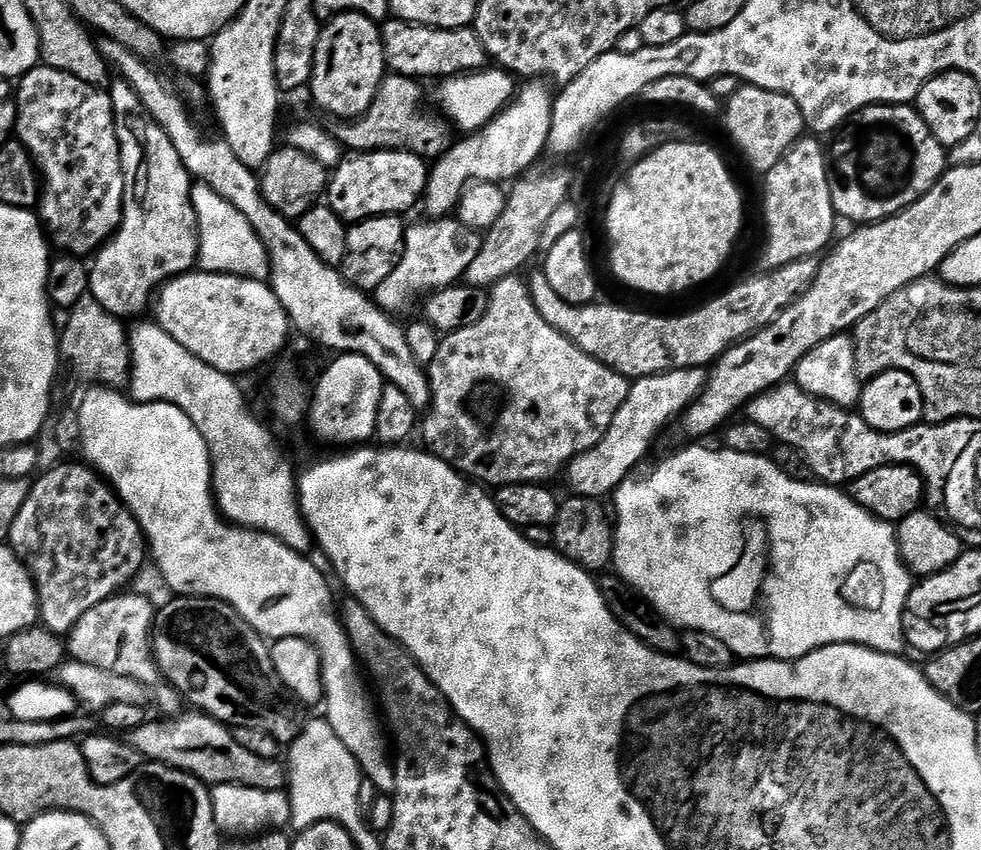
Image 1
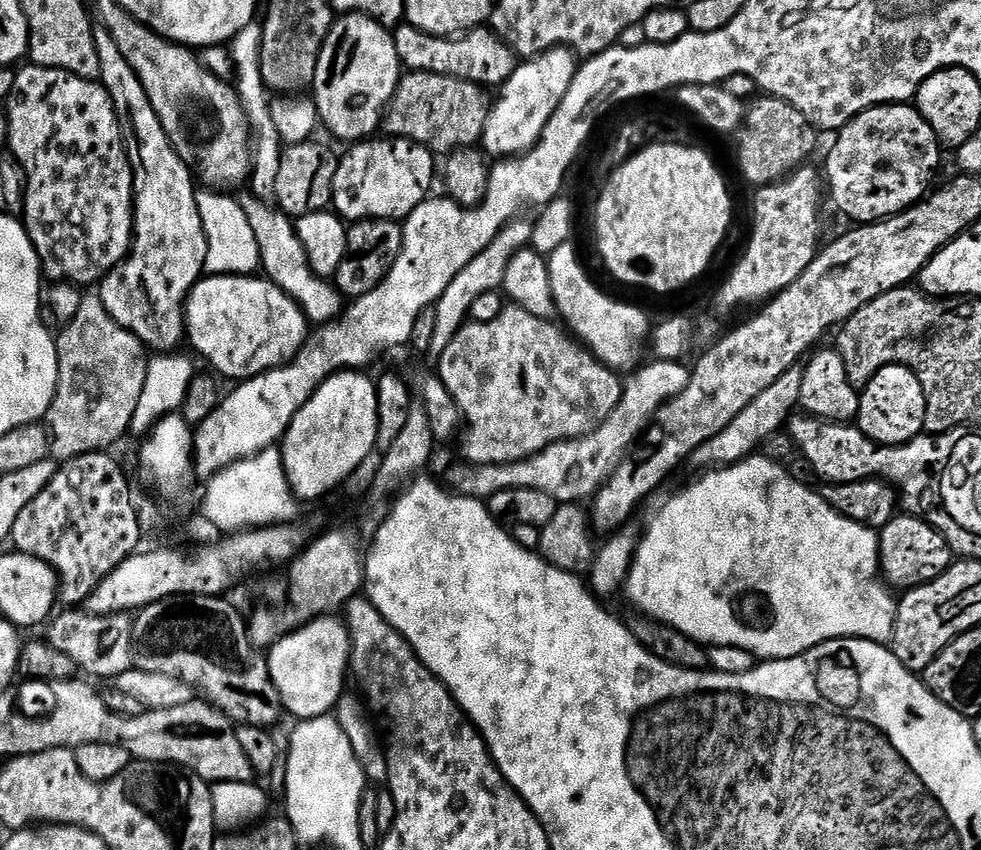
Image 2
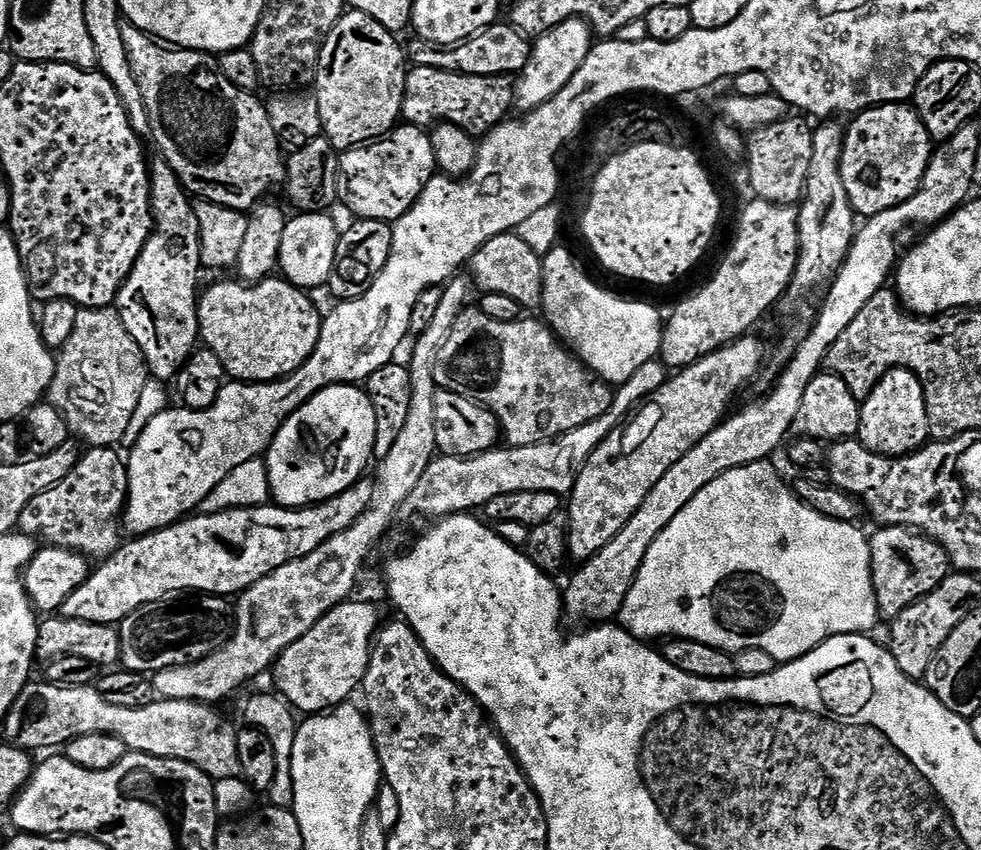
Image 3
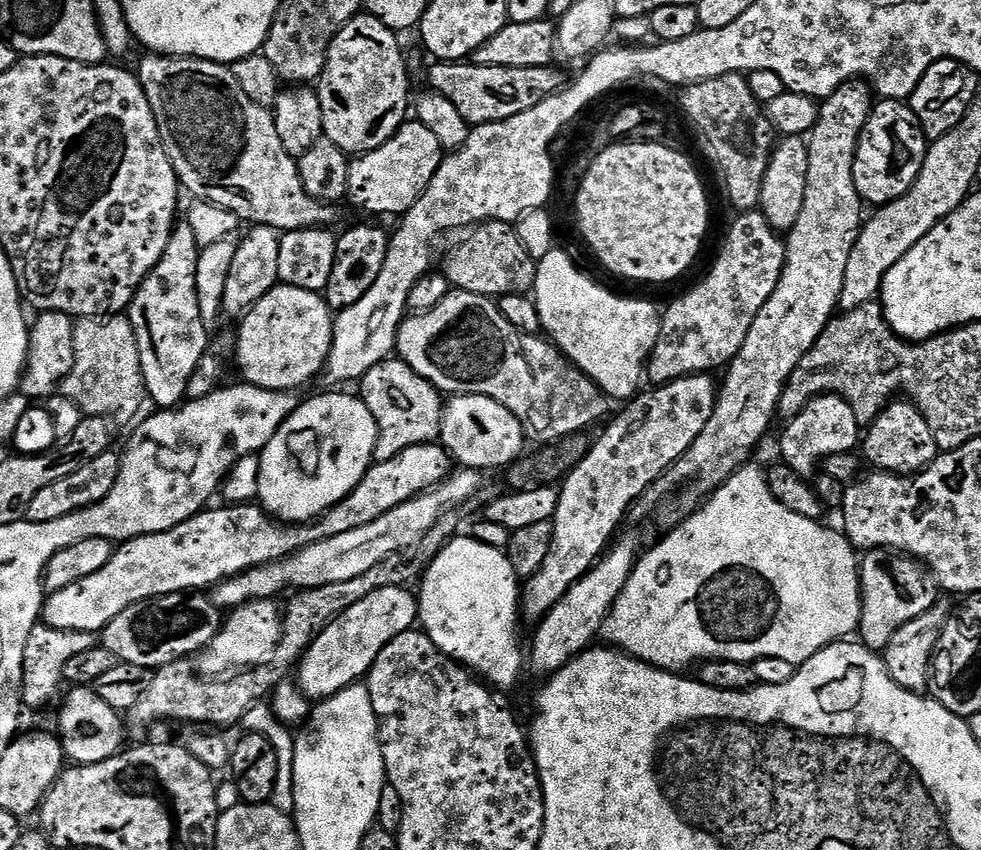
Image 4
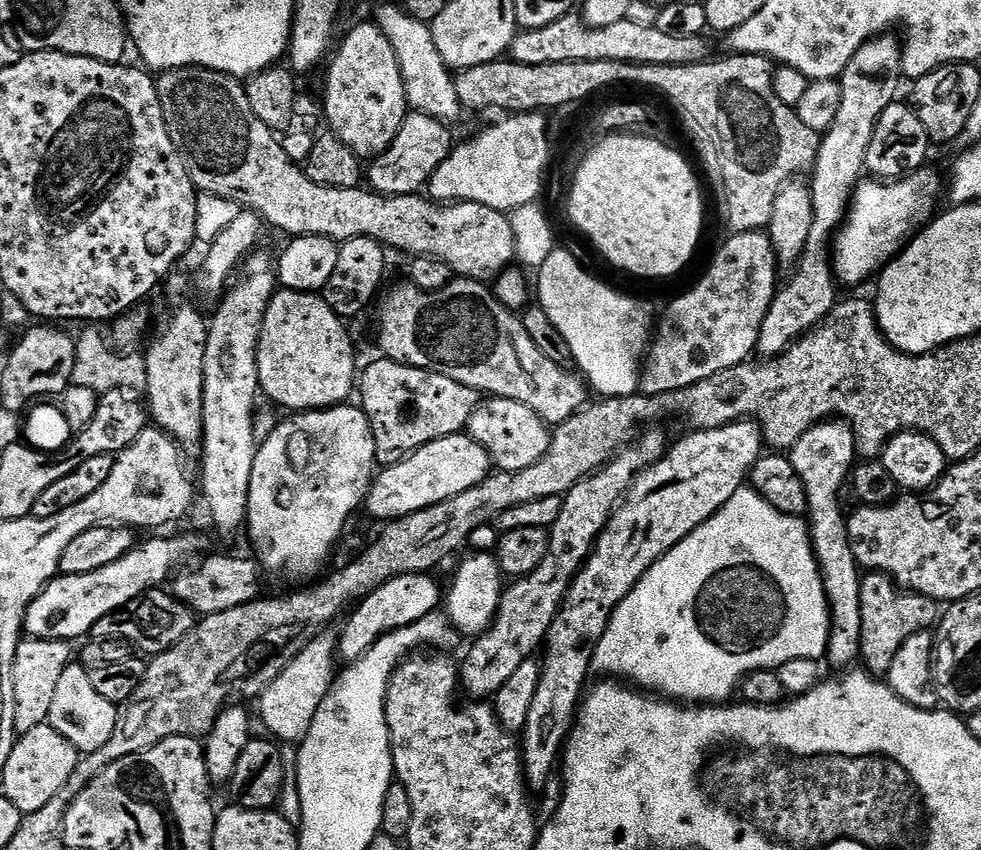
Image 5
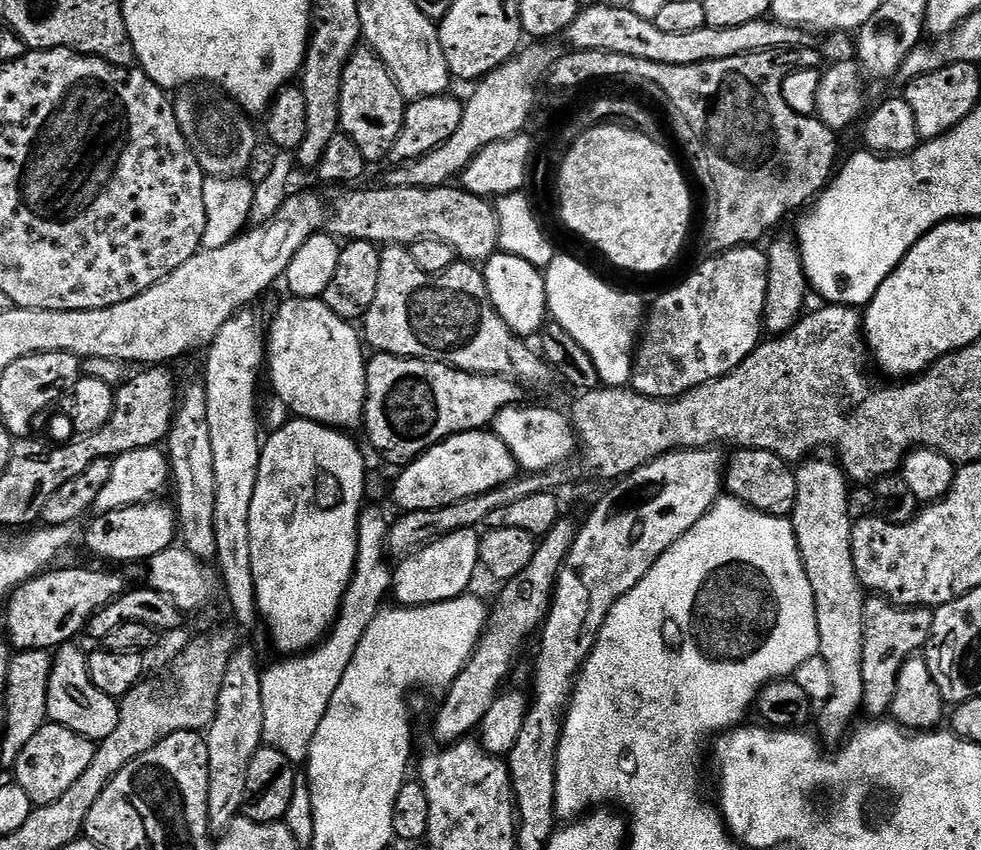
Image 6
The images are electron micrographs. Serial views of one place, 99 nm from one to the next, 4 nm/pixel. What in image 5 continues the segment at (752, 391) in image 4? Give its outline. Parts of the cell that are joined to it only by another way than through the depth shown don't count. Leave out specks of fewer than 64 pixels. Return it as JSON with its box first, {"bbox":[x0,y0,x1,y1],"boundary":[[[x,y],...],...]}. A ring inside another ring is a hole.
{"bbox":[518,34,904,793],"boundary":[[[881,34],[866,41],[854,54],[854,58],[850,58],[844,73],[838,77],[842,102],[838,102],[834,122],[820,137],[818,158],[810,173],[814,222],[810,226],[810,236],[806,238],[804,256],[789,275],[793,276],[789,278],[788,285],[785,288],[783,285],[777,291],[762,322],[762,330],[756,343],[761,357],[780,355],[804,333],[823,323],[832,307],[838,303],[838,281],[829,256],[830,245],[838,226],[843,224],[848,214],[852,194],[865,175],[864,159],[868,153],[870,138],[874,138],[874,126],[882,110],[886,110],[886,106],[897,99],[896,91],[900,88],[900,80],[902,81],[900,63],[904,50],[901,37],[892,35],[896,34]],[[735,420],[733,424],[718,426],[714,430],[692,430],[687,434],[689,436],[682,437],[677,444],[675,441],[662,459],[638,473],[635,482],[624,493],[624,499],[616,505],[612,517],[596,539],[596,544],[580,567],[580,572],[572,580],[572,585],[568,587],[568,593],[560,604],[560,612],[550,626],[538,678],[538,690],[534,690],[534,703],[530,706],[530,715],[526,717],[526,726],[518,744],[524,758],[524,778],[533,793],[542,791],[547,786],[552,771],[555,768],[557,771],[558,761],[572,731],[578,705],[589,683],[592,655],[596,653],[612,611],[632,593],[636,584],[643,581],[650,566],[660,561],[671,548],[678,546],[678,542],[686,539],[695,528],[718,514],[718,510],[722,510],[722,506],[726,506],[726,502],[734,498],[736,491],[745,487],[752,467],[760,460],[765,447],[764,434],[755,420]]]}

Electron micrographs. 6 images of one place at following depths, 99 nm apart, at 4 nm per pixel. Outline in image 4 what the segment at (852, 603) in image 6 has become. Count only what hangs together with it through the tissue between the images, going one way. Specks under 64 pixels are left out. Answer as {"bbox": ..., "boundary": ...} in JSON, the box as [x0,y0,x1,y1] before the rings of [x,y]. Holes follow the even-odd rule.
{"bbox":[779,394,862,478],"boundary":[[[835,394],[815,396],[794,419],[783,426],[779,459],[805,478],[812,478],[826,458],[853,451],[862,440],[862,425],[854,414],[852,404]]]}

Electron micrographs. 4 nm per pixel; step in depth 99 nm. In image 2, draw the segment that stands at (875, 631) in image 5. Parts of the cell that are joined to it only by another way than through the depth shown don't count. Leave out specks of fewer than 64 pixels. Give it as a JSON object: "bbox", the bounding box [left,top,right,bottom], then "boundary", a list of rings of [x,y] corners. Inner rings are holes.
{"bbox":[878,514,954,590],"boundary":[[[898,514],[885,528],[879,529],[878,535],[880,570],[883,579],[893,589],[907,590],[934,582],[934,578],[938,578],[954,563],[954,553],[948,539],[921,516]]]}

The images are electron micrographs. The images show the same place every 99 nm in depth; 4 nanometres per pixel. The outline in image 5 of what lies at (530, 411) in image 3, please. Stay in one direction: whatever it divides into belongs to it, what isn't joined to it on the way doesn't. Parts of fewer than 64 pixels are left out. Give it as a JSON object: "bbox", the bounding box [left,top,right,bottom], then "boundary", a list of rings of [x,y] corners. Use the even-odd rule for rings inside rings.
{"bbox":[380,278,590,426],"boundary":[[[454,278],[442,286],[440,292],[424,292],[410,282],[403,283],[385,298],[380,308],[380,348],[387,359],[440,372],[446,378],[454,378],[454,382],[462,382],[462,386],[470,386],[475,392],[492,398],[522,402],[522,406],[530,406],[530,410],[534,410],[534,414],[538,414],[538,418],[549,426],[566,422],[566,418],[585,407],[590,392],[575,371],[558,367],[537,348],[532,348],[530,352],[532,368],[524,365],[520,344],[528,344],[528,335],[523,323],[512,317],[515,315],[500,303],[487,283]]]}

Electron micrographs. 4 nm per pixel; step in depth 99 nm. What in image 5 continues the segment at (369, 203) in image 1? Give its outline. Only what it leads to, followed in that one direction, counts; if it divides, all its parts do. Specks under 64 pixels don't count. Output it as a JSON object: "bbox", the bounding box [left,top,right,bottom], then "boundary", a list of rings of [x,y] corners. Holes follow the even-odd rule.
{"bbox":[366,111,454,196],"boundary":[[[409,111],[405,116],[394,142],[381,156],[375,157],[367,165],[366,180],[371,191],[380,192],[383,196],[415,196],[432,179],[434,170],[446,162],[452,152],[454,139],[447,123],[435,120],[421,112]]]}

